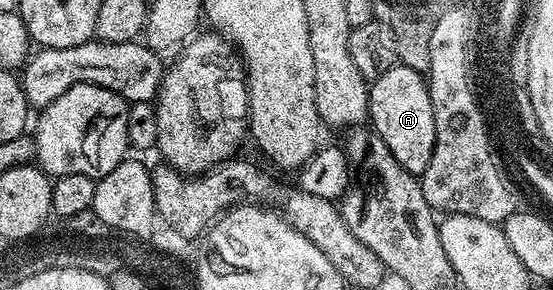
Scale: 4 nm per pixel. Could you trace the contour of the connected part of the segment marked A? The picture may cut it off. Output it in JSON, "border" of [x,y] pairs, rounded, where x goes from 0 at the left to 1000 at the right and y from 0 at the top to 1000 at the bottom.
{"border":[[[722,214],[673,279],[667,290],[664,414],[673,452],[680,455],[685,476],[693,476],[700,517],[714,531],[714,559],[722,559],[722,572],[749,600],[767,593],[783,528],[783,493],[790,466],[776,290],[759,245]]]}

